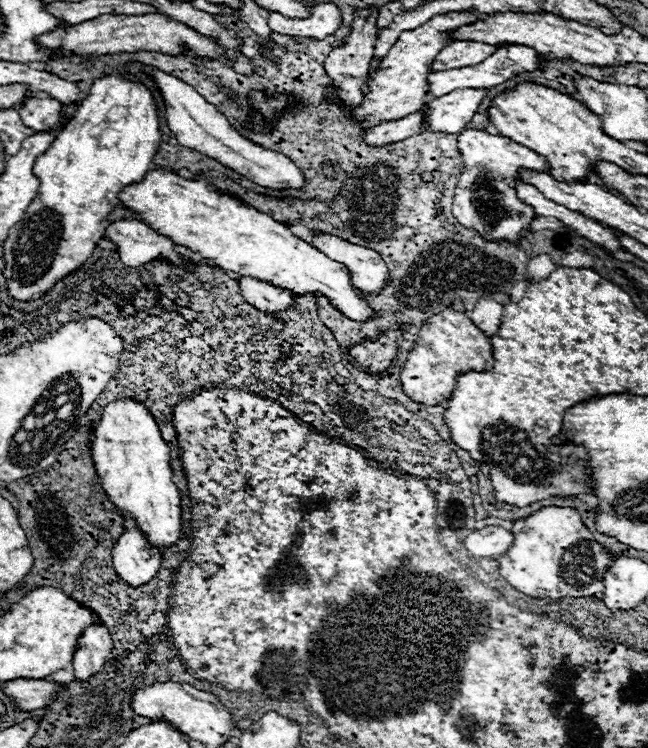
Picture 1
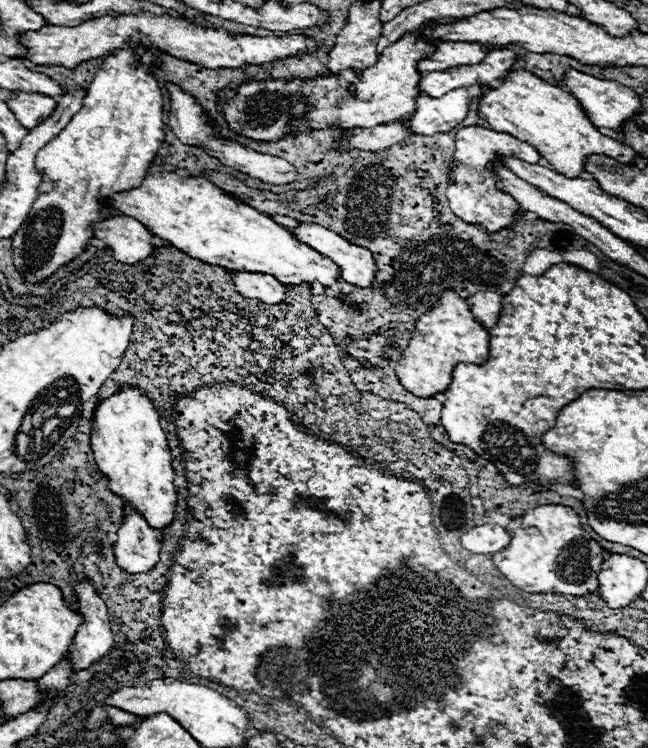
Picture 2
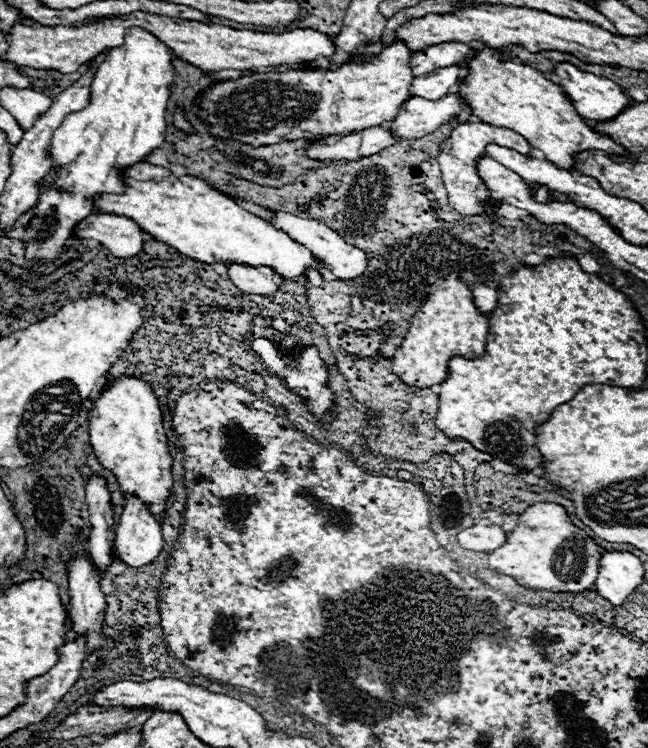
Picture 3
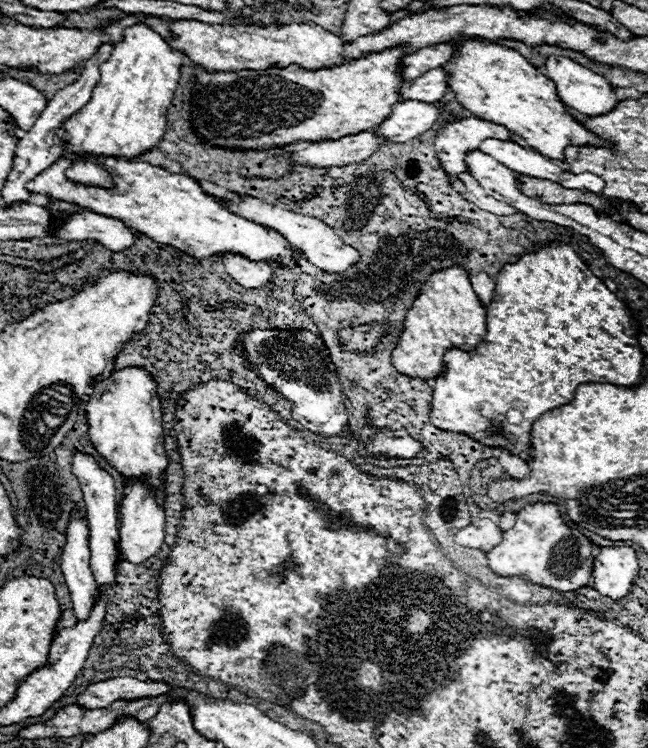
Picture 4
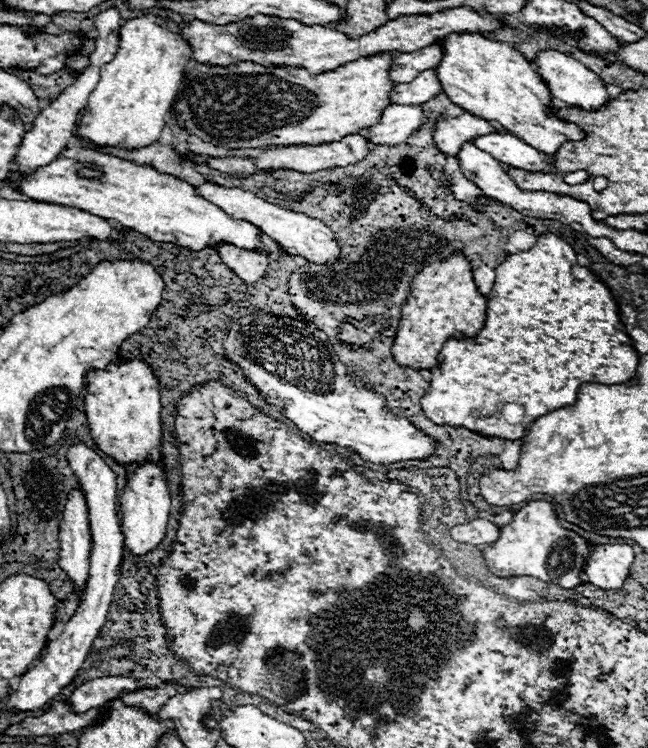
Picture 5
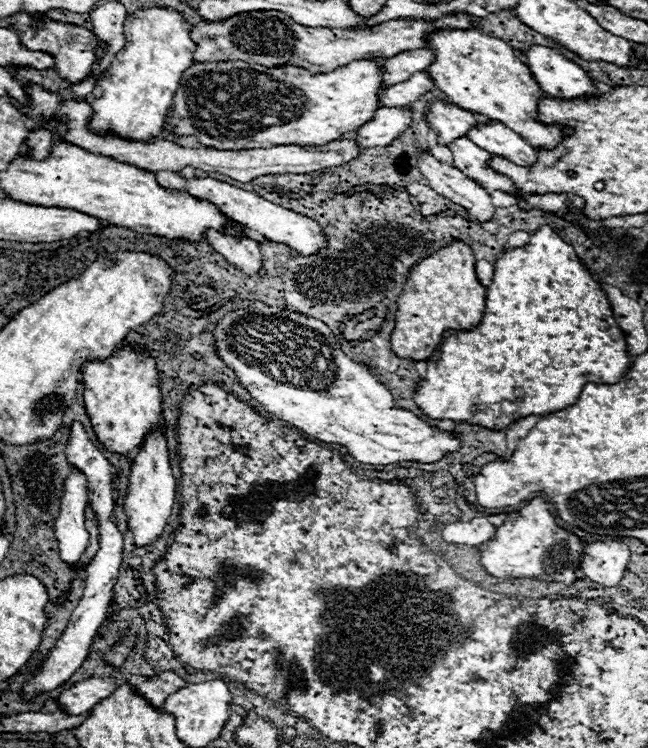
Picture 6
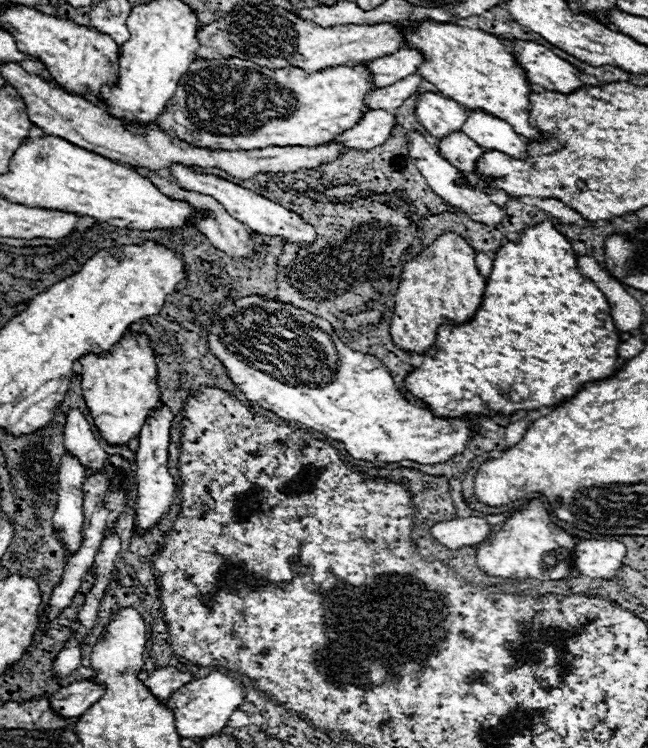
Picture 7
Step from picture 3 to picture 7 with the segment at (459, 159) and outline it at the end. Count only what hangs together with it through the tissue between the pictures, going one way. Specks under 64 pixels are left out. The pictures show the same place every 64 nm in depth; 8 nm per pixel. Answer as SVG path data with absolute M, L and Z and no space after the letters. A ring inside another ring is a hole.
M424 92L420 94L416 116L432 136L444 138L450 136L452 132L462 130L464 120L468 120L468 110L440 94Z

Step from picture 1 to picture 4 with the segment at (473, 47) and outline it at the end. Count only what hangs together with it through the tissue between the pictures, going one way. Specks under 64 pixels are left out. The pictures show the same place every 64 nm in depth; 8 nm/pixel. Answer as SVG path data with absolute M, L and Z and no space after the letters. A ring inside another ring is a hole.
M452 42L434 44L432 48L422 48L420 52L414 52L412 56L404 56L402 74L406 80L418 78L432 68L440 68L440 66L448 64L454 52L456 52L456 46Z

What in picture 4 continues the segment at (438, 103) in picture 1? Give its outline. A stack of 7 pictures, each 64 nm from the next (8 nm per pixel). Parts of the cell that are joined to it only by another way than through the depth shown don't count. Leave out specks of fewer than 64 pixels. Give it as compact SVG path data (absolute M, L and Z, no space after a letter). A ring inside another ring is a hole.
M406 100L394 106L392 116L384 120L376 132L386 136L390 142L408 142L430 130L442 112L444 106L438 102L420 104L418 100Z

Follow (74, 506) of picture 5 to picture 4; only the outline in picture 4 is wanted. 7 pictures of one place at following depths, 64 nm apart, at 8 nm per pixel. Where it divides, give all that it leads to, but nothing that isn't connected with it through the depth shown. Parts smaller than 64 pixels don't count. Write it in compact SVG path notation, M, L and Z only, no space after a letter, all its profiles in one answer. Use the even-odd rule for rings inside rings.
M74 514L66 532L66 548L60 558L60 566L66 578L66 586L72 600L74 618L78 622L88 620L90 610L100 598L100 588L94 580L90 568L90 548L88 548L88 524Z

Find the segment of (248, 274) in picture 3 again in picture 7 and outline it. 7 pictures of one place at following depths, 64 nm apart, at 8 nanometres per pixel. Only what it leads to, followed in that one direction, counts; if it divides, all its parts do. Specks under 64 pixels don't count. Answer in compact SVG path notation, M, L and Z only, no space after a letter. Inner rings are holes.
M150 174L148 178L150 178L150 180L160 188L160 192L164 192L166 196L178 198L178 200L188 200L188 202L190 202L194 208L198 208L198 210L210 210L210 218L208 218L208 220L198 218L198 220L196 220L196 226L198 226L198 230L210 240L210 244L214 244L214 248L220 248L224 254L228 254L228 256L232 256L232 258L250 258L250 256L254 254L254 242L252 242L252 238L250 238L248 228L246 228L242 222L234 220L216 200L212 200L210 196L204 196L204 194L198 194L198 192L182 190L182 188L178 188L176 184L166 182L166 180L160 178L158 174Z

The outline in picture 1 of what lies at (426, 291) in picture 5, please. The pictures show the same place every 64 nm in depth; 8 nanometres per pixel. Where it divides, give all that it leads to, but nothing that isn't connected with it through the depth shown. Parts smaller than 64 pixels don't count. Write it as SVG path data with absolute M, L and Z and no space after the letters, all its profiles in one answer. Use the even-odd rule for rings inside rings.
M446 308L422 324L420 336L400 370L400 382L410 400L414 400L416 404L436 406L452 396L460 372L484 372L492 368L492 364L492 348L484 332L480 332L464 312Z

